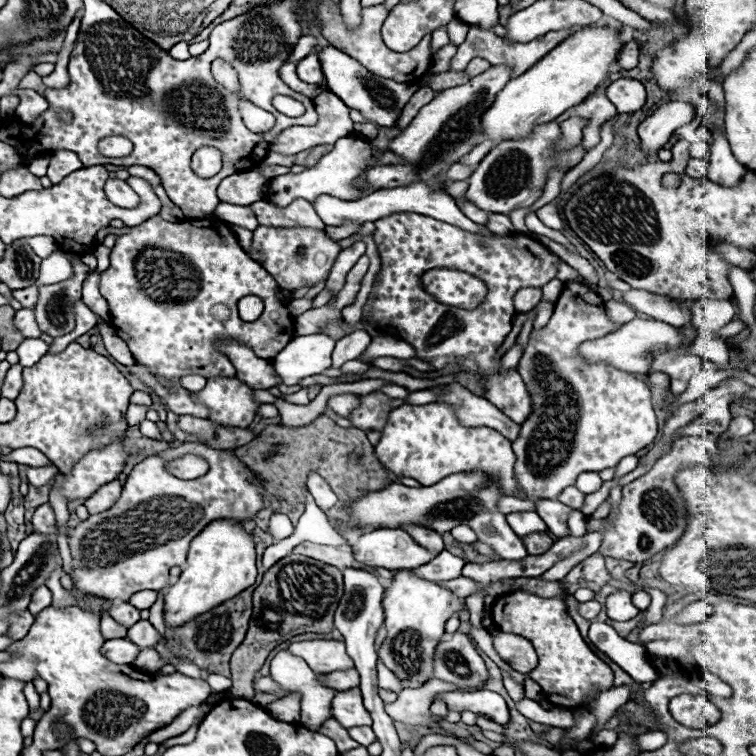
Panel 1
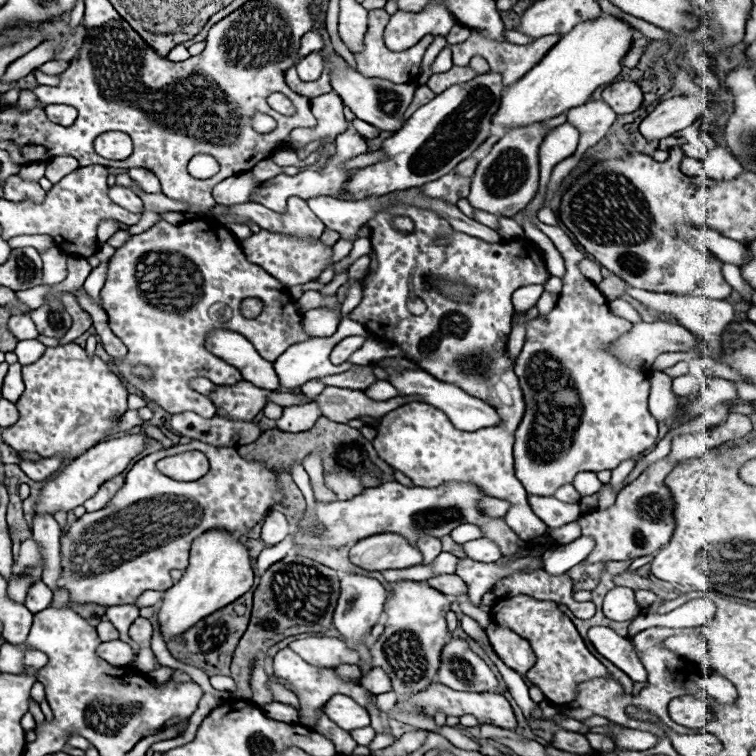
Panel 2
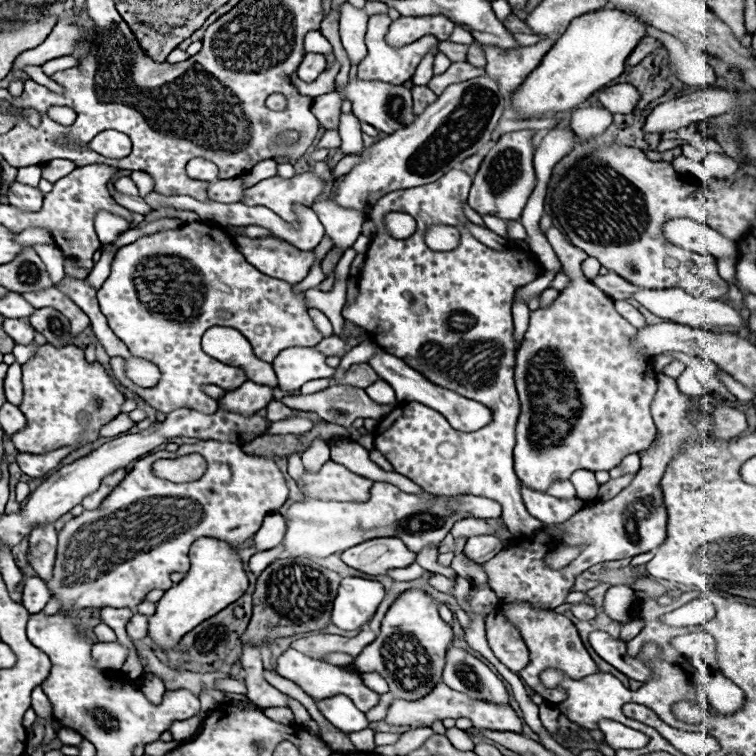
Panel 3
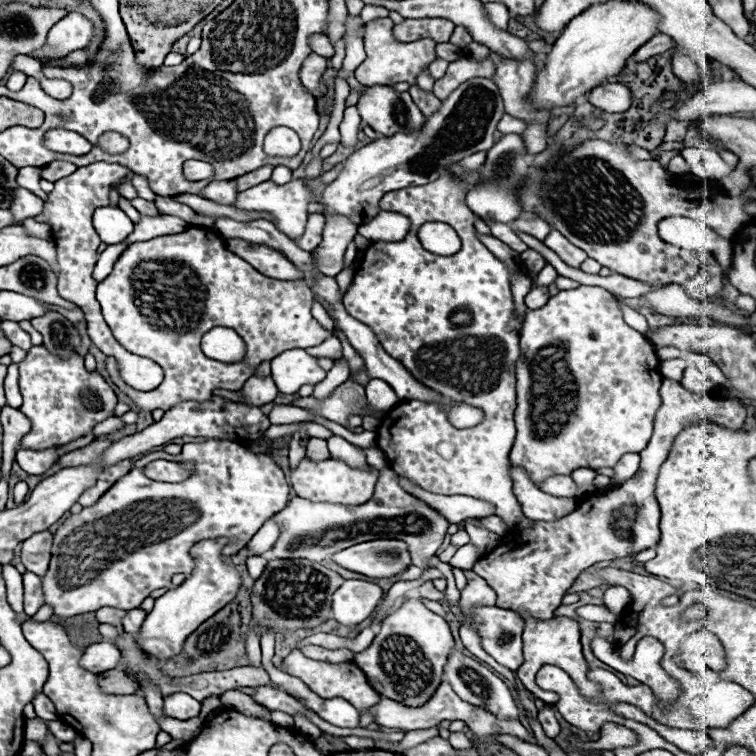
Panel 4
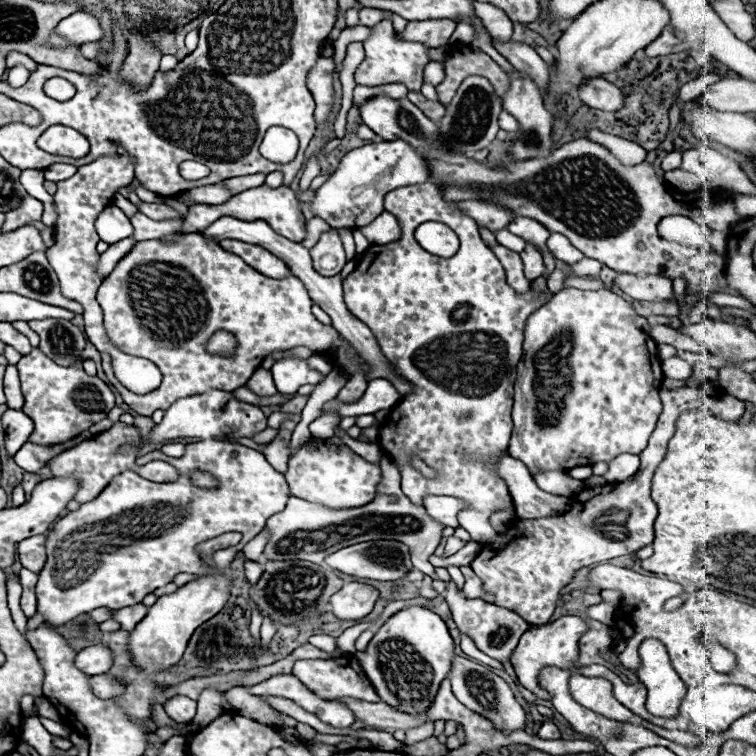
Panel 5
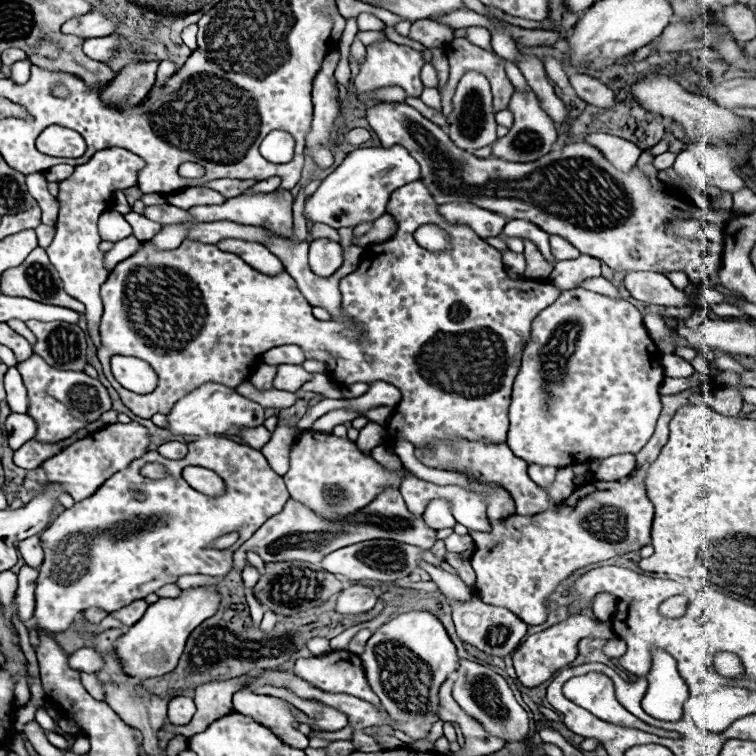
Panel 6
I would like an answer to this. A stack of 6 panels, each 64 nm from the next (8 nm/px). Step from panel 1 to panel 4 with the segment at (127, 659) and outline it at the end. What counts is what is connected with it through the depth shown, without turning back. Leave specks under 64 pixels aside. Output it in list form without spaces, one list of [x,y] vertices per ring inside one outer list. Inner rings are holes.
[[[98,642],[84,650],[80,666],[94,674],[102,674],[106,670],[116,668],[118,660],[120,660],[120,650],[112,642]]]

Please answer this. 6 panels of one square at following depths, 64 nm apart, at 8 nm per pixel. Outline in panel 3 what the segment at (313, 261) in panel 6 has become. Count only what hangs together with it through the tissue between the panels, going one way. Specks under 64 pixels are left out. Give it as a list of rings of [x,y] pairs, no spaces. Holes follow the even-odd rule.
[[[320,198],[312,204],[312,210],[318,214],[326,228],[326,236],[330,236],[334,248],[346,250],[360,236],[360,228],[366,222],[366,214],[358,214],[354,210],[344,210],[334,206],[332,200]]]

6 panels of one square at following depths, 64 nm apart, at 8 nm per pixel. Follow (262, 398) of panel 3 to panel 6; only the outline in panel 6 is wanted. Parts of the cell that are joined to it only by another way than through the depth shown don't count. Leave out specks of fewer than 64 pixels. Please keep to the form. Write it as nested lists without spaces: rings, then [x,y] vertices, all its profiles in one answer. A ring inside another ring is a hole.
[[[260,364],[260,366],[256,366],[256,370],[250,376],[250,382],[256,388],[260,388],[260,390],[270,390],[270,384],[272,384],[272,380],[276,376],[276,368],[278,366],[272,366],[272,364]]]

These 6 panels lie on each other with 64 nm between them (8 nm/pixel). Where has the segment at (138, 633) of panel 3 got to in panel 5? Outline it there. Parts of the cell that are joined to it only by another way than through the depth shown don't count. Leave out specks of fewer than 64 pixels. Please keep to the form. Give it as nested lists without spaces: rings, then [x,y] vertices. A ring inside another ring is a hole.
[[[136,604],[136,606],[128,606],[128,608],[120,608],[114,612],[114,620],[118,620],[122,624],[124,630],[134,630],[136,624],[146,616],[146,606],[144,604]]]

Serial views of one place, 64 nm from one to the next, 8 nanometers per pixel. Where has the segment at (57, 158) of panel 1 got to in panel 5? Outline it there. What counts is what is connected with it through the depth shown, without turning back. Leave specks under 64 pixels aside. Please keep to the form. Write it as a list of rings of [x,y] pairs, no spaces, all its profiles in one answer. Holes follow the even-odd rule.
[[[56,164],[56,166],[50,166],[48,170],[44,170],[44,178],[50,180],[50,182],[60,182],[64,178],[70,178],[72,174],[76,172],[76,166],[70,166],[70,164]]]

